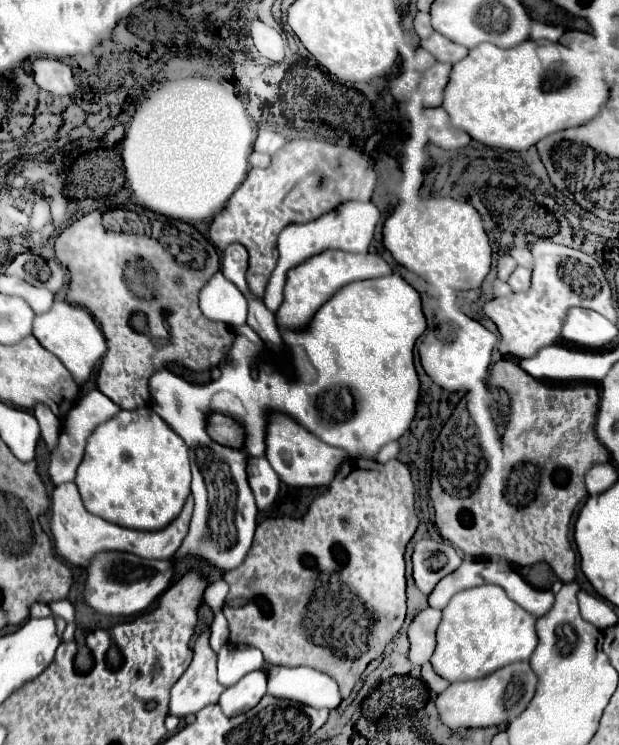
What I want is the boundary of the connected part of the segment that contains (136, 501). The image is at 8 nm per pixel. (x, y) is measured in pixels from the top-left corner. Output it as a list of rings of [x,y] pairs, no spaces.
[[[151,408],[139,410],[121,410],[115,418],[101,424],[89,438],[83,462],[77,468],[75,484],[79,486],[83,504],[89,512],[95,512],[107,522],[119,524],[123,528],[135,530],[159,530],[175,520],[189,496],[191,468],[189,468],[189,450],[183,438],[175,434],[159,414]]]

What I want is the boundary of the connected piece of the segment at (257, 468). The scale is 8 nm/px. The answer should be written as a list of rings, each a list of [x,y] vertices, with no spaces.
[[[259,456],[259,458],[249,458],[247,478],[249,478],[249,486],[253,490],[257,508],[267,510],[279,494],[279,476],[277,476],[277,472],[269,466],[265,456]]]

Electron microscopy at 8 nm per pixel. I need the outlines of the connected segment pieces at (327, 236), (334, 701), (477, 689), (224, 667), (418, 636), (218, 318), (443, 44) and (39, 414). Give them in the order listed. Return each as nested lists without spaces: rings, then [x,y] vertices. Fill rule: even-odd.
[[[345,202],[343,206],[335,208],[333,212],[325,214],[323,218],[317,218],[307,224],[291,224],[279,234],[279,262],[277,268],[271,274],[271,280],[265,290],[265,306],[271,312],[277,312],[279,304],[283,302],[283,286],[287,272],[305,260],[309,260],[315,254],[321,254],[323,250],[335,248],[335,250],[349,250],[349,252],[367,252],[371,242],[375,240],[375,230],[381,220],[381,212],[373,202]]]
[[[273,668],[273,680],[269,680],[269,694],[277,698],[295,700],[313,708],[337,708],[341,704],[339,684],[315,668]]]
[[[517,662],[493,672],[487,678],[465,680],[451,684],[443,694],[437,696],[437,710],[445,726],[449,728],[487,728],[503,724],[521,714],[533,698],[537,678],[529,662]]]
[[[225,644],[219,650],[219,684],[225,688],[237,684],[253,670],[267,670],[263,654],[247,644]]]
[[[425,608],[415,616],[415,620],[409,626],[409,660],[413,664],[425,664],[429,662],[431,654],[435,652],[435,630],[441,622],[443,612],[435,608]]]
[[[217,272],[199,292],[201,312],[215,322],[229,326],[243,326],[247,322],[247,298],[239,298],[243,292],[221,272]],[[237,296],[237,298],[235,298]]]
[[[437,32],[431,38],[423,40],[421,46],[427,48],[439,62],[449,62],[449,64],[463,60],[469,52],[465,46],[459,46],[459,44],[451,42],[449,38],[445,38],[443,34],[437,34]]]
[[[37,404],[33,408],[33,414],[41,426],[41,438],[45,440],[47,444],[47,450],[55,450],[55,442],[59,438],[59,430],[61,430],[61,424],[57,420],[57,416],[49,410],[49,406],[43,406],[43,404]]]

